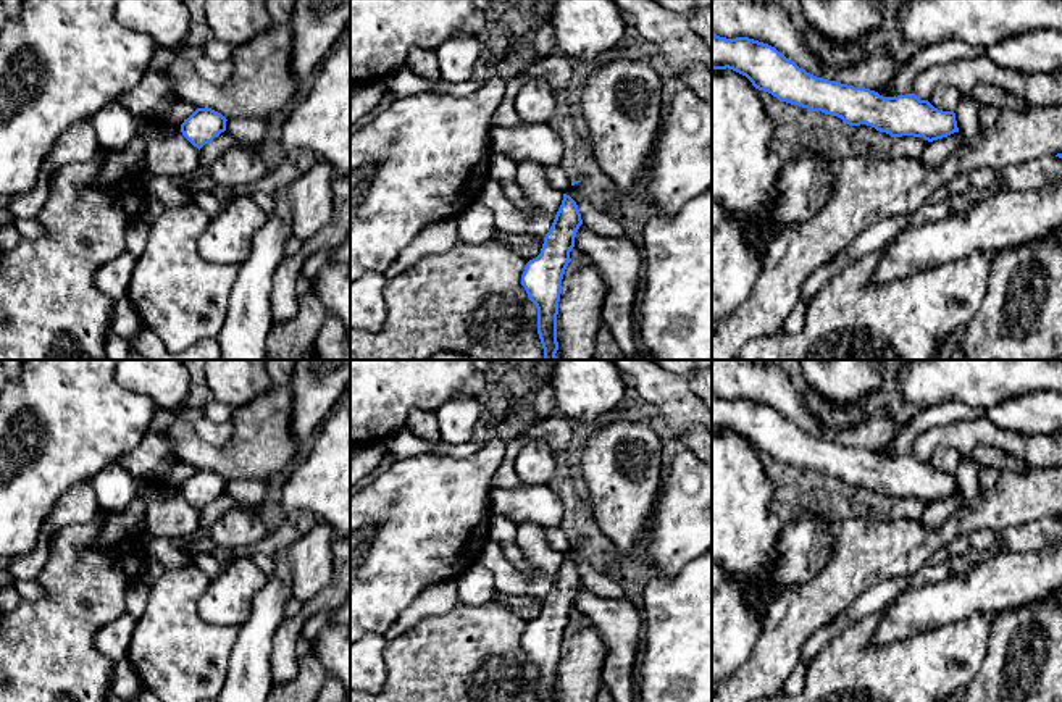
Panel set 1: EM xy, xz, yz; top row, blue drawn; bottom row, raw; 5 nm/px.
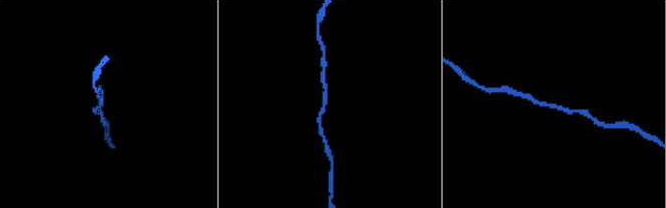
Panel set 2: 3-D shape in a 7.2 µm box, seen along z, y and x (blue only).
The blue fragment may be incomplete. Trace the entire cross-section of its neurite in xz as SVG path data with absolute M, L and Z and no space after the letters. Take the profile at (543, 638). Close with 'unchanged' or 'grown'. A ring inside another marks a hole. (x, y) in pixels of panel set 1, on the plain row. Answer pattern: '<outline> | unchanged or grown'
M563 555L555 581L544 599L541 615L529 621L521 636L521 647L537 670L537 696L541 702L557 702L557 676L562 641L575 599L583 586L576 563Z | unchanged

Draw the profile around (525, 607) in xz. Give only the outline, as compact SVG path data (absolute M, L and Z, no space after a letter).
M495 592L492 600L500 602L508 608L512 608L526 625L536 620L542 610L542 607L528 595L513 597L513 595Z

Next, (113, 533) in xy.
M134 497L128 508L119 513L105 513L102 518L100 542L103 545L123 544L145 531L145 510L147 502Z

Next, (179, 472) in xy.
M178 462L161 479L161 487L168 491L179 489L197 470L190 463Z

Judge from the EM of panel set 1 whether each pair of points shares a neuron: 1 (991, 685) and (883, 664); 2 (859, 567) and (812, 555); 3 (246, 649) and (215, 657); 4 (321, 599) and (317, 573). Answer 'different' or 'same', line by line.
1: different
2: different
3: different
4: different

